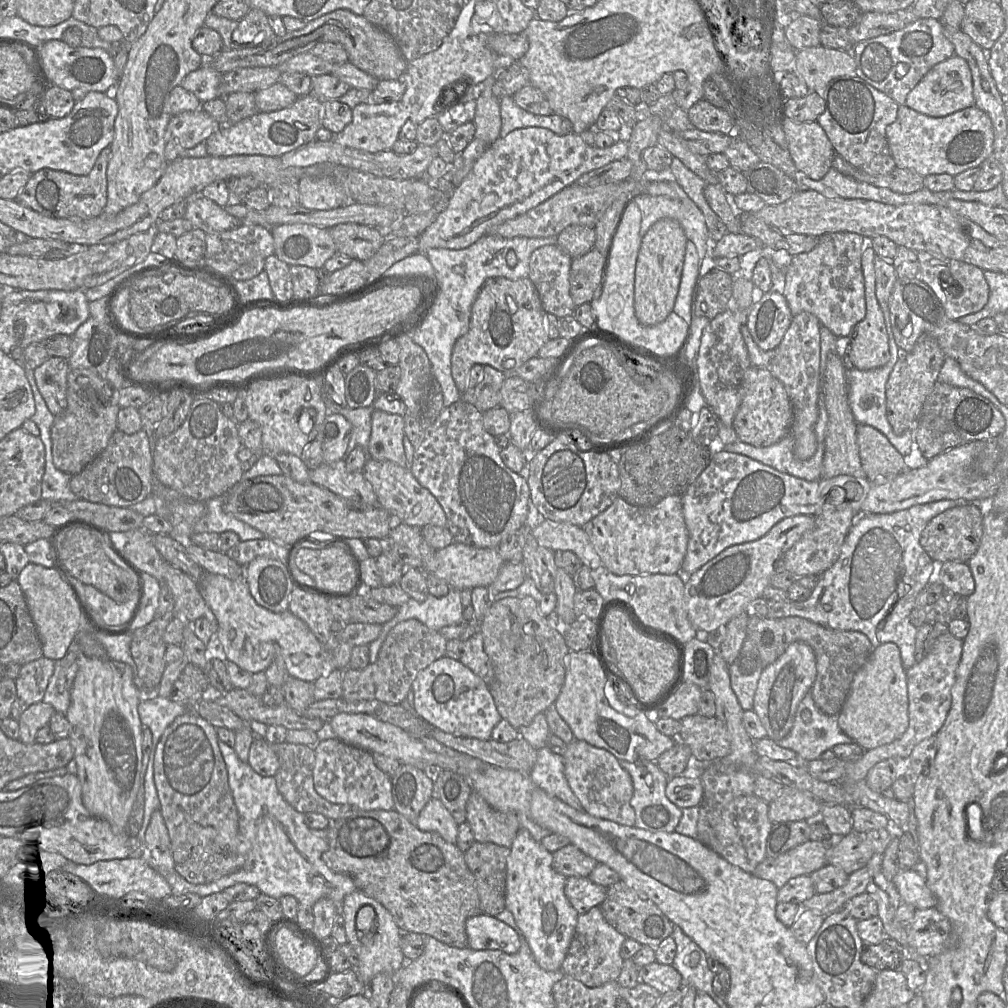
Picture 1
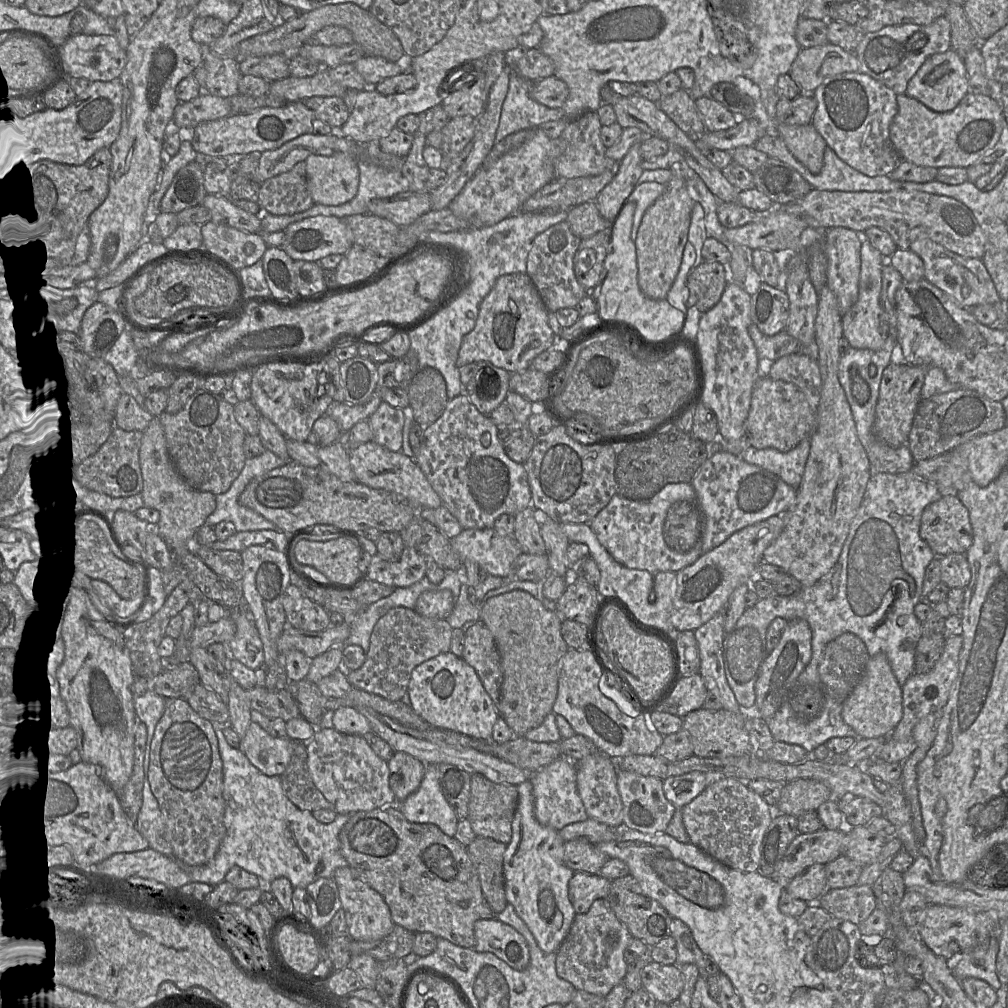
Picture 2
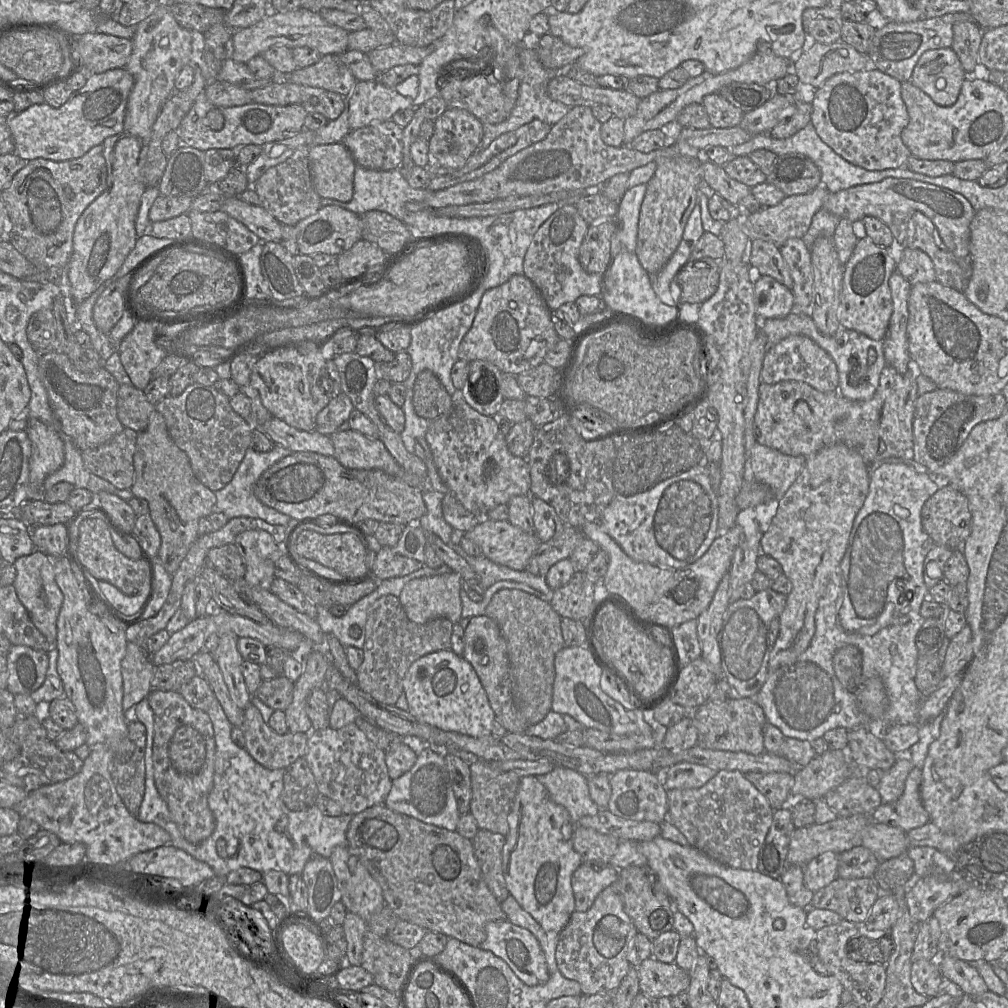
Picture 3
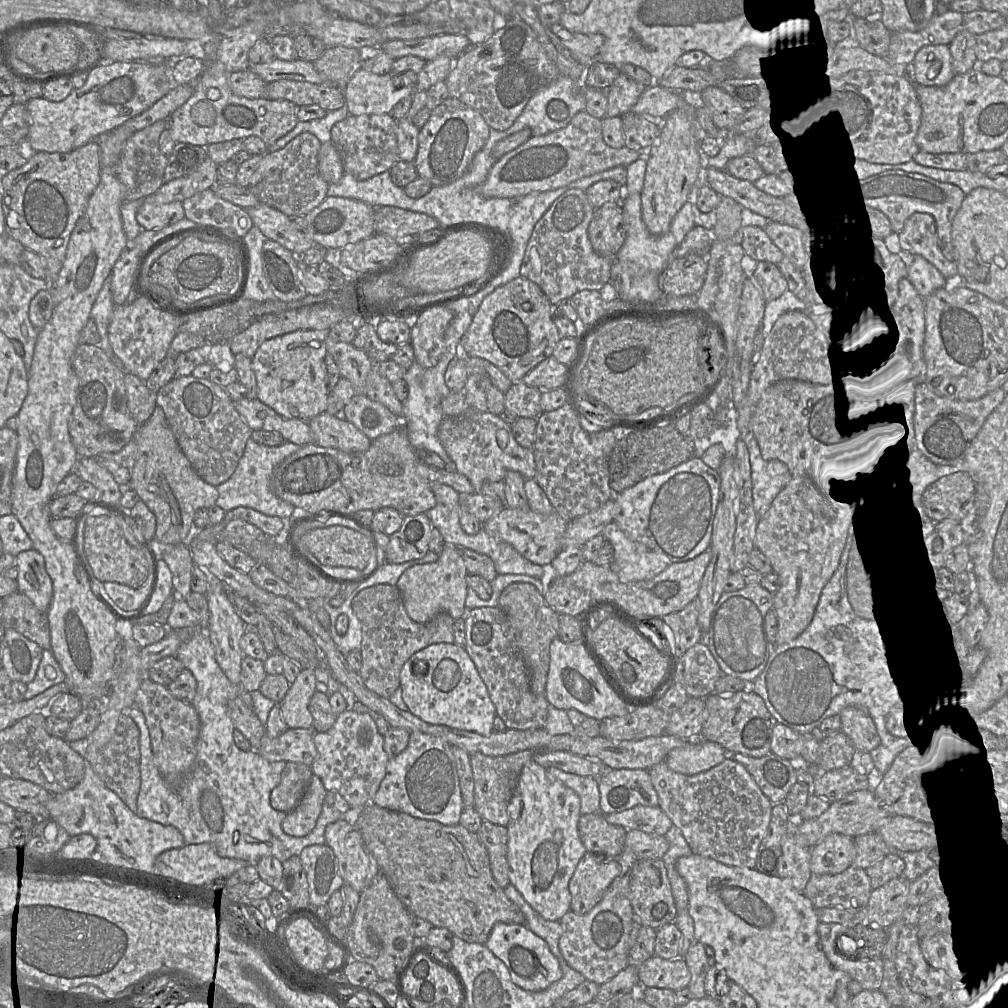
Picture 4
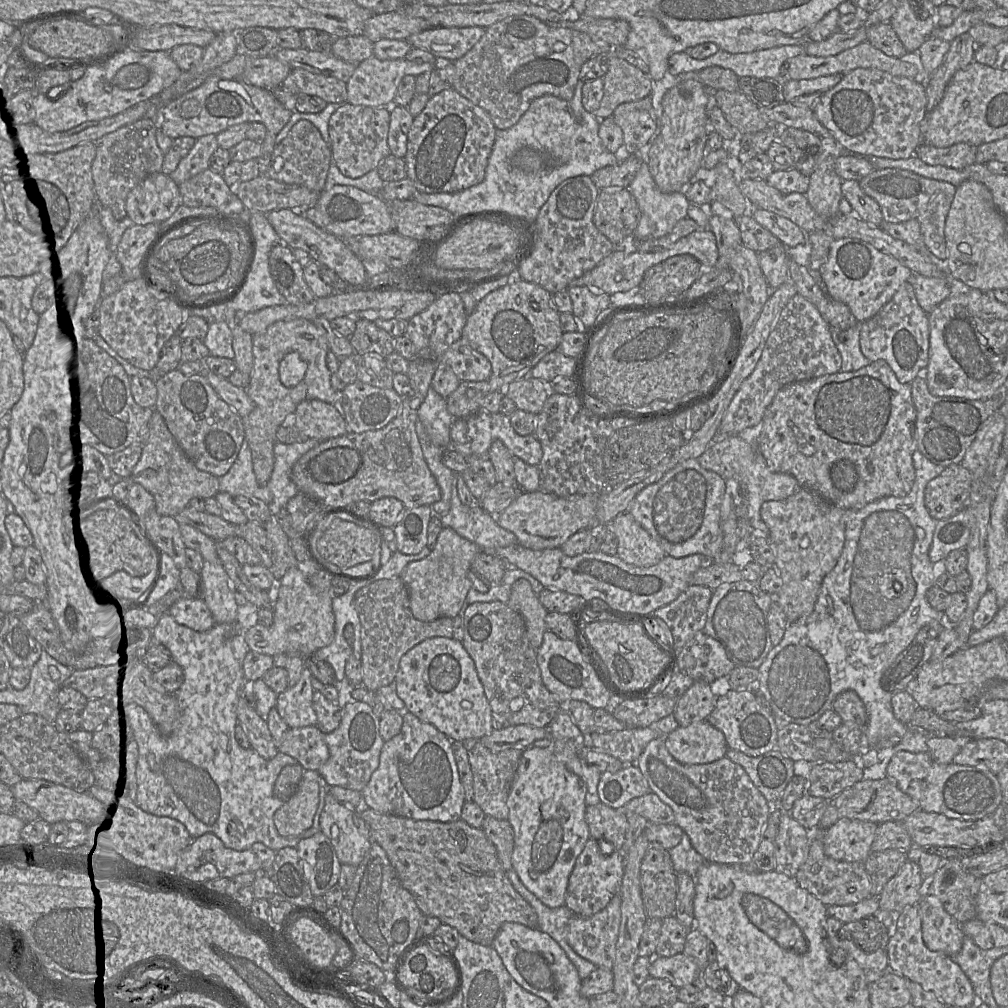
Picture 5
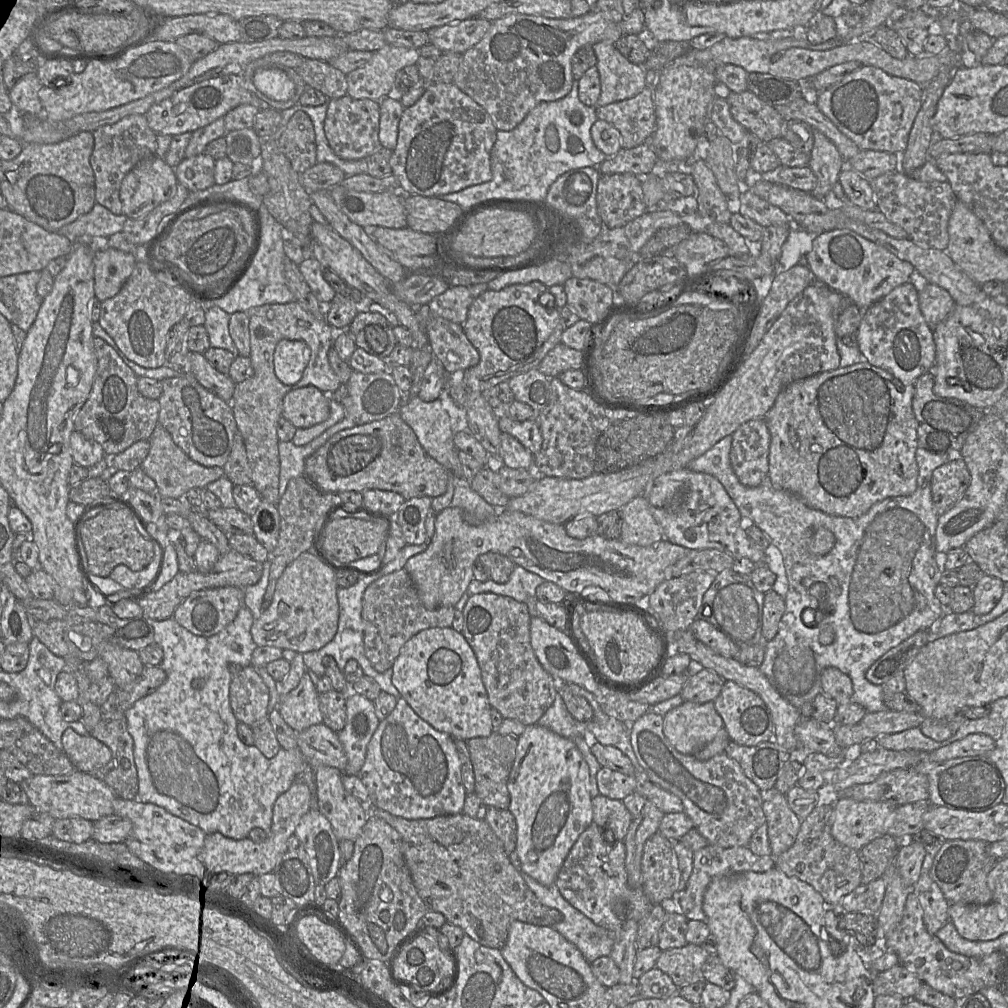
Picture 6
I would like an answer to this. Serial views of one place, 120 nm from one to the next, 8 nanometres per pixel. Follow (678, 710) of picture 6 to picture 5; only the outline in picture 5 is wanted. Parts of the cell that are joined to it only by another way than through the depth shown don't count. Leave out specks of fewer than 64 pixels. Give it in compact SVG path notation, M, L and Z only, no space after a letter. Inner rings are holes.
M708 720L678 726L666 735L665 745L678 762L687 765L714 762L729 748L723 733Z

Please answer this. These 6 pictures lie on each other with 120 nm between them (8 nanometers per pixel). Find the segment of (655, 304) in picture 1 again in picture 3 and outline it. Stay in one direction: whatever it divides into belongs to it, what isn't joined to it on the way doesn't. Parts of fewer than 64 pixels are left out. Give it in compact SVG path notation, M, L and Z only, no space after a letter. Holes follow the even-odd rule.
M697 157L660 158L656 164L641 205L636 247L641 266L650 275L658 273L677 250L697 203L698 185L703 178L702 162Z

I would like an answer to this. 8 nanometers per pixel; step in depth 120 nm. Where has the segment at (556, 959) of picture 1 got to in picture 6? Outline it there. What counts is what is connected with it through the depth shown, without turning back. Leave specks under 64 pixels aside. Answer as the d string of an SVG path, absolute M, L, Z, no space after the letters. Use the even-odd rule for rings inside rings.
M539 724L526 726L517 738L516 756L507 783L509 810L516 821L515 851L522 869L542 885L554 884L556 876L580 834L593 823L590 771L573 739L563 737Z

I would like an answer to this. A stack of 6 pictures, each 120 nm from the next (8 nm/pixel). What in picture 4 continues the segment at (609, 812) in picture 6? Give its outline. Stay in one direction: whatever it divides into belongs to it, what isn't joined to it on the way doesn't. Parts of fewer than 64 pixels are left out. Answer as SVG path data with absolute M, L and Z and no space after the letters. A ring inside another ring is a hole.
M595 812L581 815L578 832L585 849L604 860L618 859L625 846L627 829L610 824L604 814Z

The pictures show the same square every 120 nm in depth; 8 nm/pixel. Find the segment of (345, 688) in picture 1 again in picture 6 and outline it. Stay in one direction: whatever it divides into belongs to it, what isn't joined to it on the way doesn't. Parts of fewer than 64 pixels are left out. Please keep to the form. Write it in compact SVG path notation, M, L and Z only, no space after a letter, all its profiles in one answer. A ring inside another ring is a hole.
M404 568L387 574L372 582L362 599L365 655L373 668L380 673L392 666L402 646L418 632L428 628L452 627L455 607L445 606L435 610L426 609L416 588Z

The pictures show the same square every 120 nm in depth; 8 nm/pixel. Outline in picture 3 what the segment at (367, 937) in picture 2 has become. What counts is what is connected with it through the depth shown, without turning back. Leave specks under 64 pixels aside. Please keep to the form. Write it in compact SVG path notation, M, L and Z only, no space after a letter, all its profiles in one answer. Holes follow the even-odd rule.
M348 846L334 848L329 860L337 878L341 901L348 912L359 915L362 919L368 919L384 908L385 900L380 885L371 876L358 857L350 853Z

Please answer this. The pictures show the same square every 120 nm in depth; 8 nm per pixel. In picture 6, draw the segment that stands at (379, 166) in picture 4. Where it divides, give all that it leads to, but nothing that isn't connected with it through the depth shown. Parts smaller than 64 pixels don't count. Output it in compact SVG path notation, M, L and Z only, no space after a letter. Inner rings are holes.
M348 94L338 99L329 99L324 130L331 149L339 158L347 161L371 156L382 147L379 140L379 120L379 102L354 99Z

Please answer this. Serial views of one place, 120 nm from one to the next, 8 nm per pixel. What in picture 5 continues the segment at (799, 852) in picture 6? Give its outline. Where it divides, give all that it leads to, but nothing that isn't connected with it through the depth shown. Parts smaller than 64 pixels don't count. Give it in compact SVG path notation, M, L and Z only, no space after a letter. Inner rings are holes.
M816 828L808 831L811 831L808 854L794 877L798 884L826 906L854 904L871 896L871 882L864 862L845 862L827 856L823 847L826 830Z

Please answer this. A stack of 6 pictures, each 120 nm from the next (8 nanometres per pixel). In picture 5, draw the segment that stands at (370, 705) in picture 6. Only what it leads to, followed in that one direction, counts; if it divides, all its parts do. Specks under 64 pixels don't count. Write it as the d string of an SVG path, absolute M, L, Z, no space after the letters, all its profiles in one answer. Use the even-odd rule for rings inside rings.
M350 700L343 704L343 716L339 727L325 735L329 758L317 770L324 786L341 786L363 791L379 766L380 753L385 743L380 734L379 719L372 708L364 702Z

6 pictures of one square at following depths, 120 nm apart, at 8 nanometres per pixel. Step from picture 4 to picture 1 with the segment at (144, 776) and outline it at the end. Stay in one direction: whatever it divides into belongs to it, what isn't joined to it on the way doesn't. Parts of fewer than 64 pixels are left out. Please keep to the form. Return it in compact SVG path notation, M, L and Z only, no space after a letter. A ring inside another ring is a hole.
M138 687L138 689L140 690L140 693L141 693L141 700L138 704L138 714L140 717L141 724L144 727L148 727L150 729L150 731L152 732L152 746L151 746L150 754L149 754L149 761L148 761L148 766L147 766L147 770L146 770L146 774L145 774L145 783L144 783L144 786L145 786L144 818L143 818L143 823L142 823L141 829L139 830L136 837L134 837L134 845L136 846L136 854L135 855L141 855L141 857L147 862L147 864L150 867L155 869L159 874L161 874L165 878L165 880L167 881L167 883L170 885L170 887L172 889L173 895L182 895L182 894L187 894L187 893L193 893L193 894L199 895L201 898L204 898L204 897L211 895L211 894L214 894L214 893L223 892L226 888L232 887L238 883L246 883L246 884L256 886L260 890L261 893L266 894L266 895L273 897L275 899L280 899L284 895L291 895L291 896L294 896L298 900L299 903L305 904L305 905L313 906L314 903L320 899L330 899L330 900L334 901L335 903L338 903L339 912L341 913L341 903L342 903L344 897L347 894L355 891L357 888L356 888L355 884L353 883L353 881L349 877L341 875L341 874L336 873L336 872L333 872L323 862L322 854L328 849L328 830L326 830L326 829L315 830L315 829L311 829L310 827L308 827L306 822L305 822L305 814L302 814L302 813L296 811L289 803L286 802L286 800L283 798L283 796L278 791L278 788L276 785L276 780L274 777L263 777L263 776L259 775L258 773L256 773L252 769L252 767L249 765L249 763L242 762L238 758L234 748L229 747L227 744L225 744L224 742L222 742L220 740L218 742L218 747L219 747L219 750L220 750L222 757L223 757L225 764L226 764L226 768L227 768L227 772L228 772L229 787L230 787L230 790L231 790L231 793L232 793L232 796L234 799L234 803L235 803L237 811L238 811L240 840L245 844L245 863L244 863L243 867L240 870L238 870L237 872L234 872L230 875L224 876L217 881L214 881L214 882L209 883L209 884L201 884L200 885L200 884L191 884L186 879L184 879L176 870L175 871L168 871L167 869L159 866L156 863L156 861L151 857L149 850L146 849L146 842L145 842L145 834L146 834L147 828L149 826L151 816L156 810L160 809L160 801L159 801L157 790L156 790L156 786L155 786L155 782L154 782L154 773L153 773L155 747L158 744L165 729L175 720L176 717L183 715L184 713L187 713L187 711L190 710L190 708L179 705L176 702L170 700L169 698L163 698L160 696L156 696L153 698L143 698L147 693L143 693L139 687Z

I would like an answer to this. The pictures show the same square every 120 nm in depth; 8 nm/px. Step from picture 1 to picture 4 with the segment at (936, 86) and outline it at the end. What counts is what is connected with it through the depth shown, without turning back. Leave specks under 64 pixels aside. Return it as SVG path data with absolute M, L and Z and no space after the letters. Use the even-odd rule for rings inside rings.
M949 45L922 47L914 58L915 80L924 86L944 86L955 73Z

